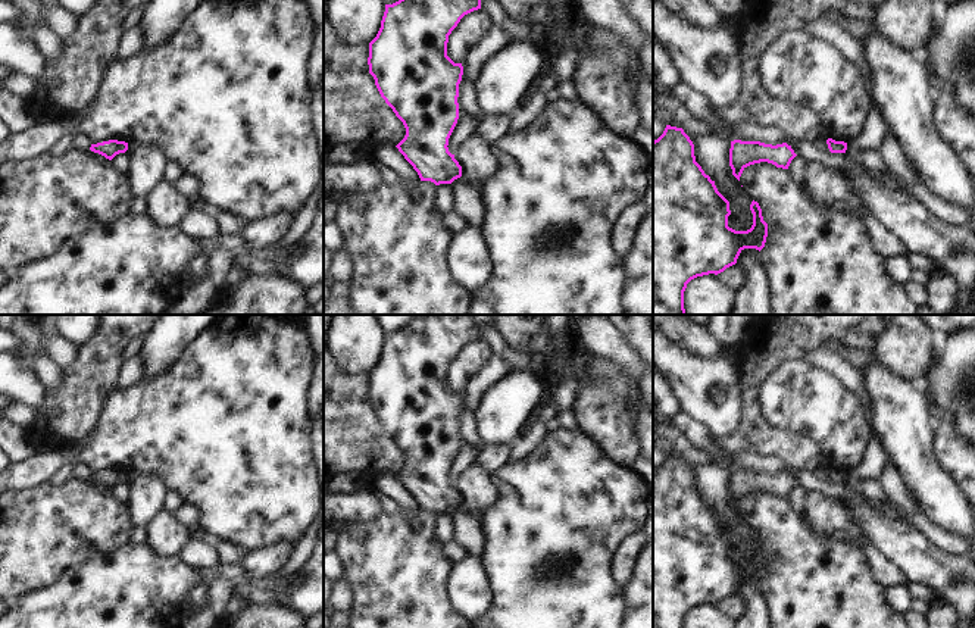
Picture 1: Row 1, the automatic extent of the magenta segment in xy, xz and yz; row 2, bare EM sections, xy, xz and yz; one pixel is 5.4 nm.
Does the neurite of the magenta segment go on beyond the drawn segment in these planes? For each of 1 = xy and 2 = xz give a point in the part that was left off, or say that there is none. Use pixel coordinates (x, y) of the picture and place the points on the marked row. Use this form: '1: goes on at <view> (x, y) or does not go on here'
1: does not go on here
2: does not go on here

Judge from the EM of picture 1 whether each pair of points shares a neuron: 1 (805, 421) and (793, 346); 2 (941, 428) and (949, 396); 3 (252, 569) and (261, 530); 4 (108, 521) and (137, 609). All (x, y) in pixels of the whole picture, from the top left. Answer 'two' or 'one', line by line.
1: two
2: two
3: two
4: two

